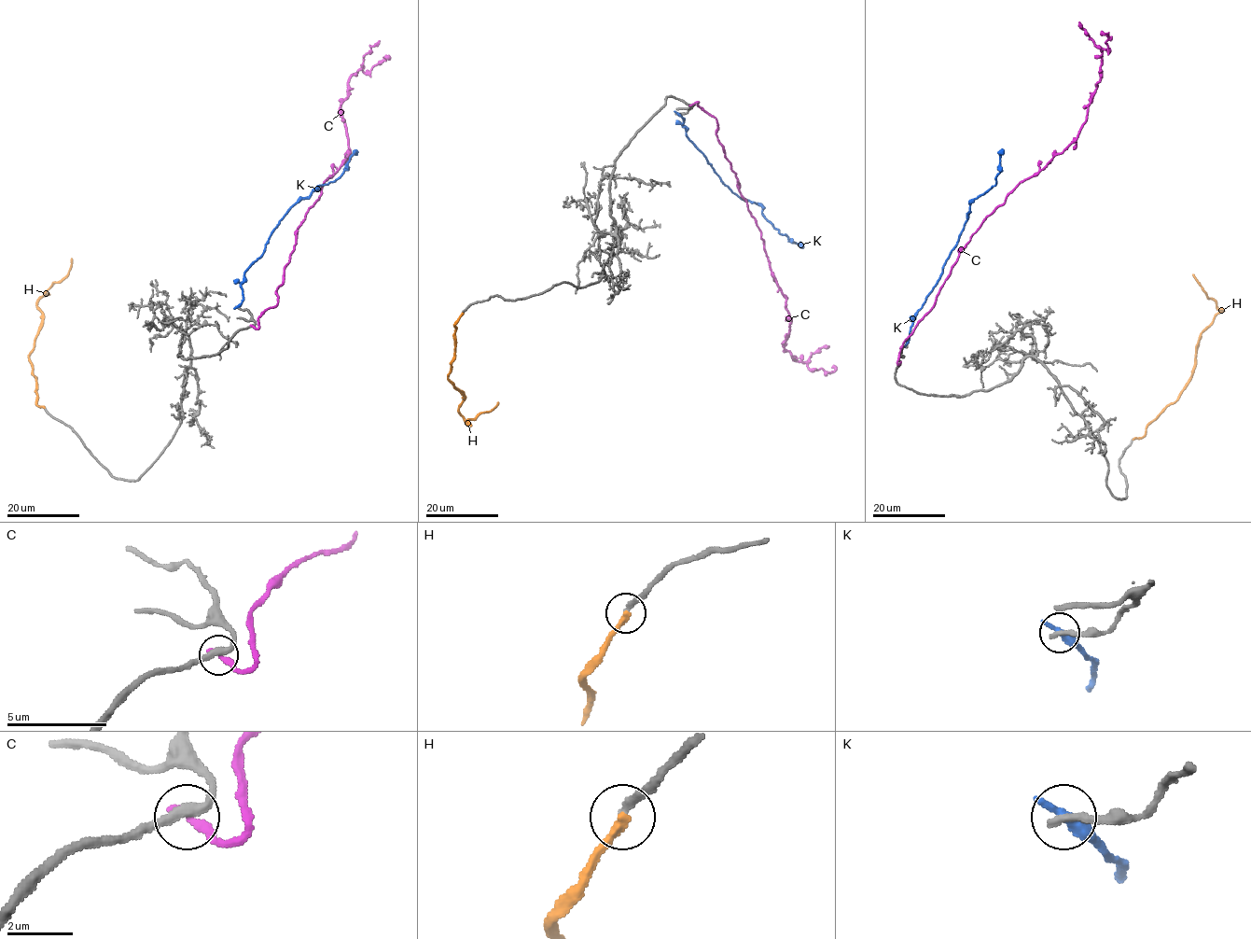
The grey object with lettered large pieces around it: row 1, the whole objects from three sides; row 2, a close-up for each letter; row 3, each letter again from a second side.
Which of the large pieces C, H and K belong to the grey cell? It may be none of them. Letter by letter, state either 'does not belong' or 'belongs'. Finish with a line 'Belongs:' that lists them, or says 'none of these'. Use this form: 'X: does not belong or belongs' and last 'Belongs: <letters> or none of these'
C: does not belong
H: does not belong
K: does not belong
Belongs: none of these

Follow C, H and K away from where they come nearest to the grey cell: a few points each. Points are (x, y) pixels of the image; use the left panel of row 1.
C: (252, 326), (277, 304), (296, 230), (350, 151), (340, 106), (349, 78), (361, 69), (368, 73), (385, 55)
H: (44, 407), (36, 404), (36, 377), (29, 357), (41, 321), (37, 300), (64, 278), (71, 259)
K: (237, 306), (243, 299), (241, 283), (244, 272), (260, 257), (279, 220), (318, 187), (336, 180), (356, 150)

